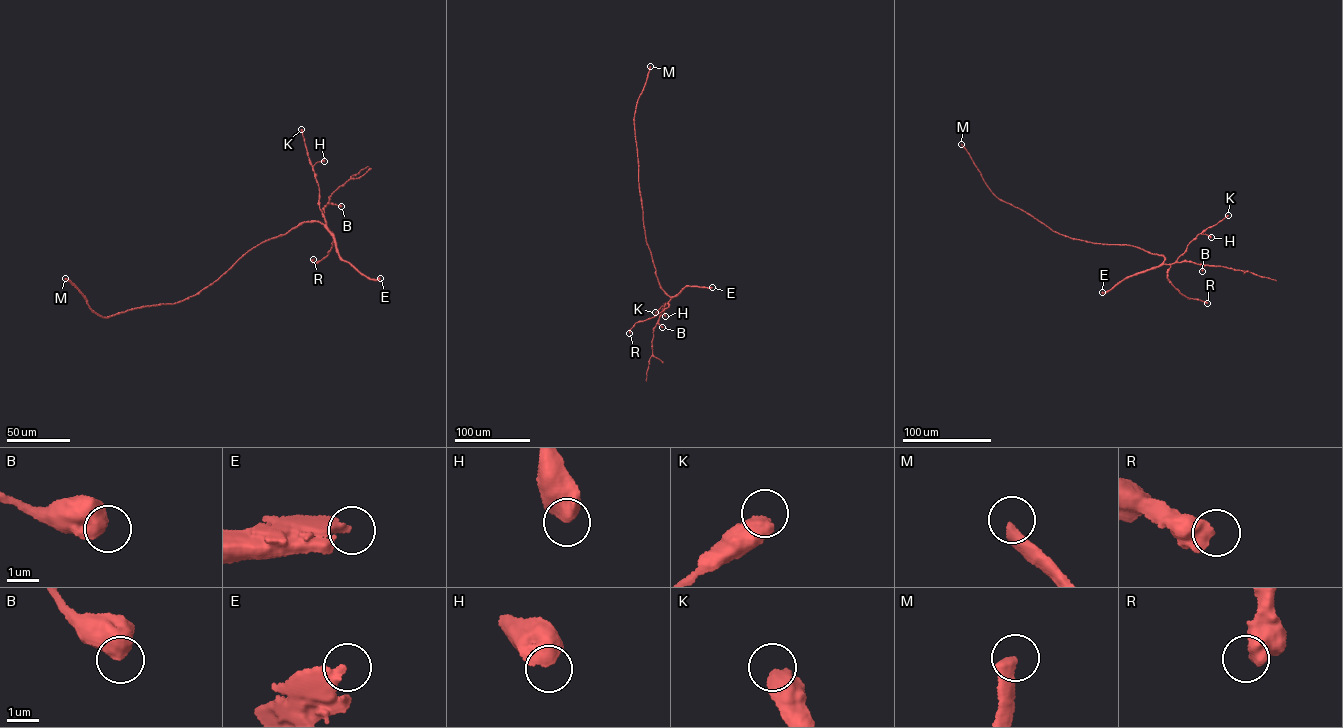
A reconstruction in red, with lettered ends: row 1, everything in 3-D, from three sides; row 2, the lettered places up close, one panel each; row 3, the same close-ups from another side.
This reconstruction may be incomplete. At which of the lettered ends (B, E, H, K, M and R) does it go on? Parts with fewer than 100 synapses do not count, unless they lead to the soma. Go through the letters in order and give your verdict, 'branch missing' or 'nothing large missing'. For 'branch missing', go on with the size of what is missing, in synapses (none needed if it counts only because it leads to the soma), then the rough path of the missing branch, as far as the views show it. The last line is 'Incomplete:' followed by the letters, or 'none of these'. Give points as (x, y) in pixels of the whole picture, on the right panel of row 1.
B: nothing large missing
E: nothing large missing
H: nothing large missing
K: nothing large missing
M: branch missing | 300 syn
R: nothing large missing
Incomplete: M

